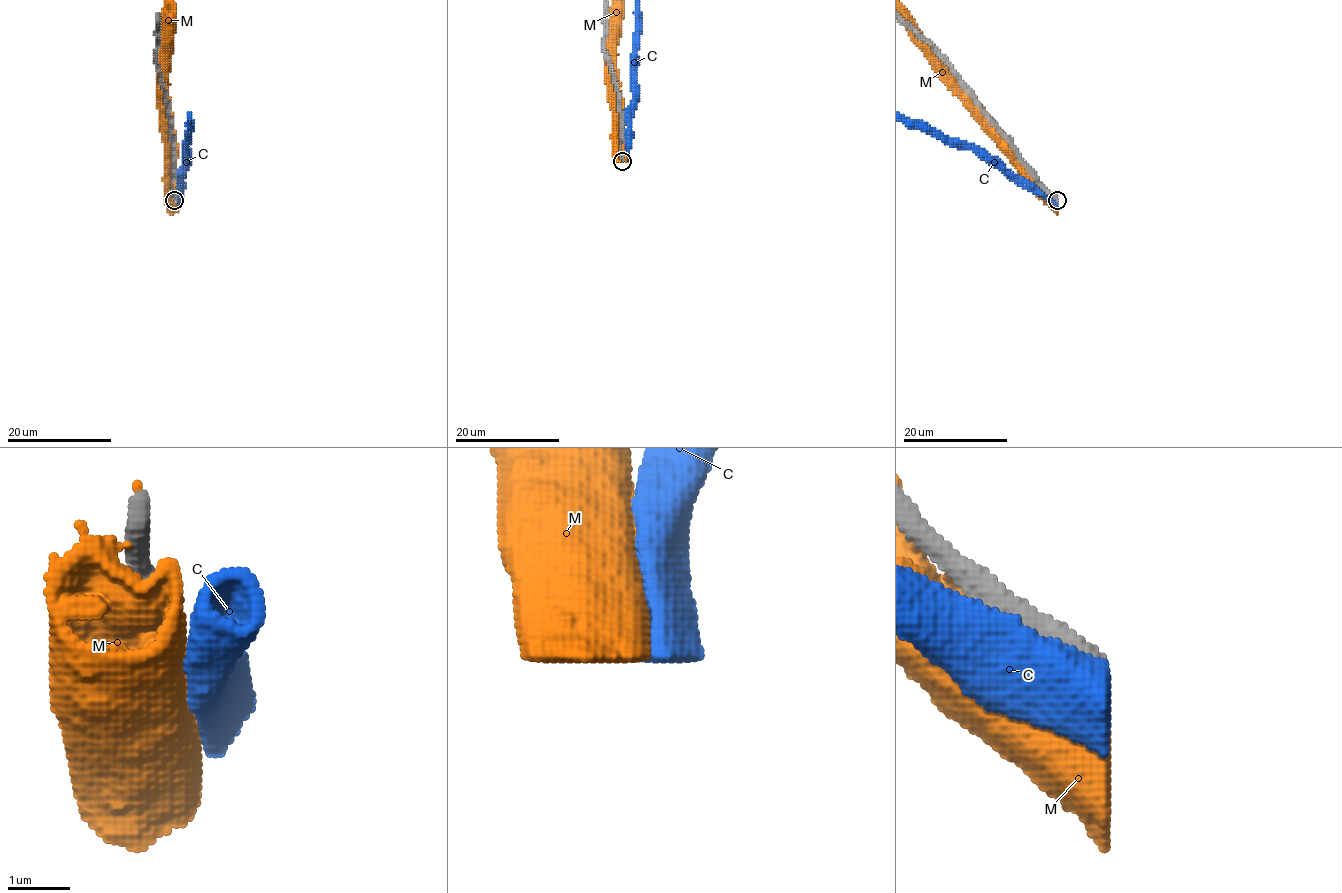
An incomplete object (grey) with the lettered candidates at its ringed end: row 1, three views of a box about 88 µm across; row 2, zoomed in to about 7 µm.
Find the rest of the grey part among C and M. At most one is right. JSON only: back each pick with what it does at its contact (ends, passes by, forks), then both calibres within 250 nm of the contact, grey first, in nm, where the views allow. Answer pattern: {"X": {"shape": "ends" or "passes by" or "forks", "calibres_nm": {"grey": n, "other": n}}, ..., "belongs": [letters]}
{"belongs": []}

